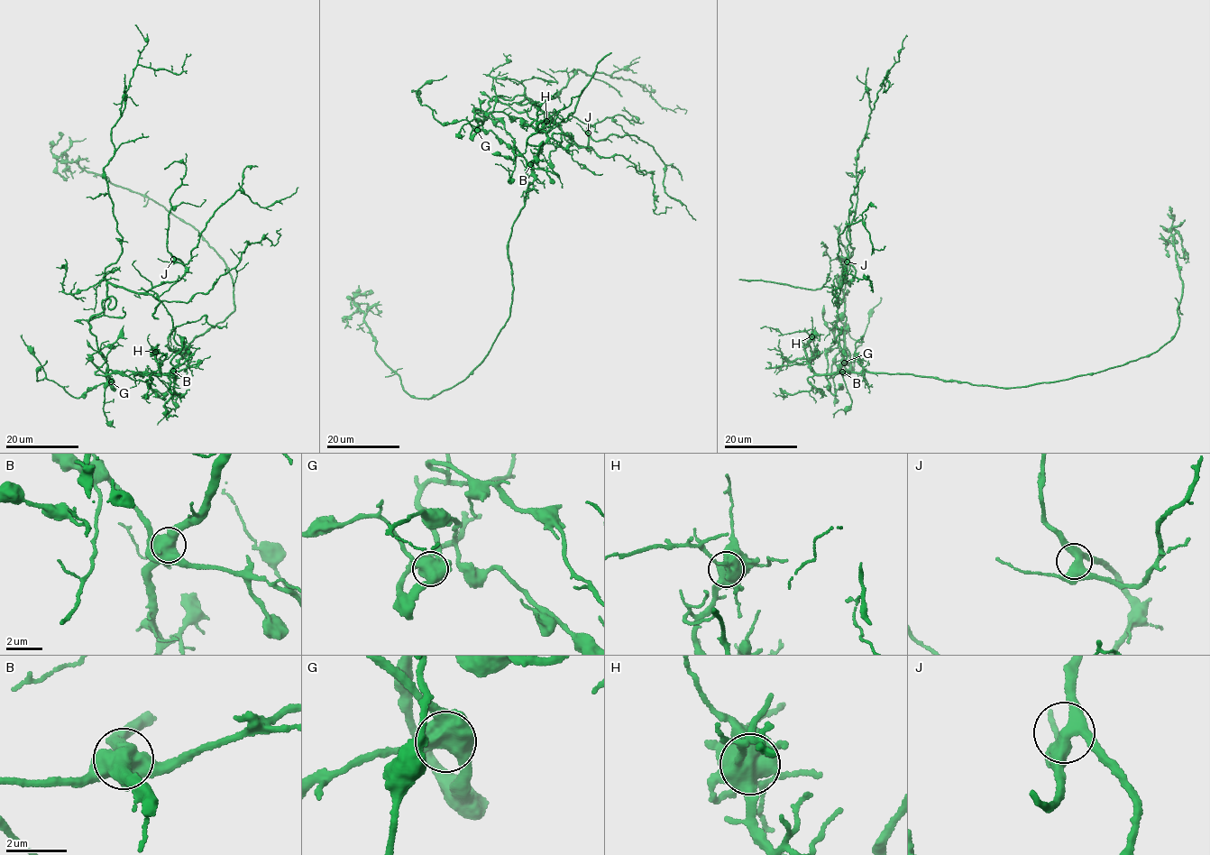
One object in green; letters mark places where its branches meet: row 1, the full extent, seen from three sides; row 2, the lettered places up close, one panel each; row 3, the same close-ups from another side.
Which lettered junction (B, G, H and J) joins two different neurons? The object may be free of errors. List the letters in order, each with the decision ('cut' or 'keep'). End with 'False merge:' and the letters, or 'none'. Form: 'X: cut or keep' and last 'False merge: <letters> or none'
B: cut
G: keep
H: keep
J: keep
False merge: B

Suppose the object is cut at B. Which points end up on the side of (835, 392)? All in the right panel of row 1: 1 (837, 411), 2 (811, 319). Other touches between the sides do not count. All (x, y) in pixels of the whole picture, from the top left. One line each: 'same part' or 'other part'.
1: same part
2: other part

